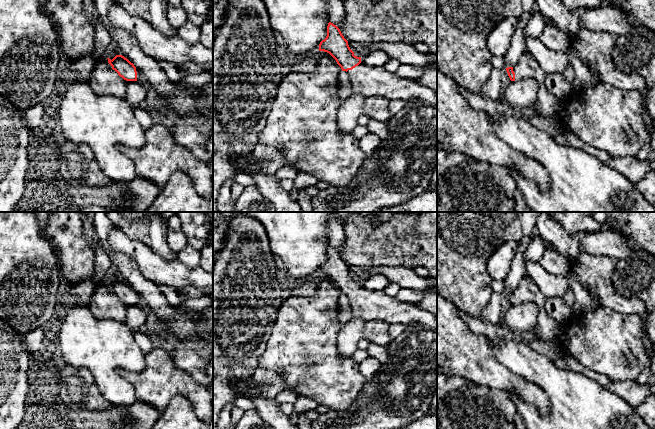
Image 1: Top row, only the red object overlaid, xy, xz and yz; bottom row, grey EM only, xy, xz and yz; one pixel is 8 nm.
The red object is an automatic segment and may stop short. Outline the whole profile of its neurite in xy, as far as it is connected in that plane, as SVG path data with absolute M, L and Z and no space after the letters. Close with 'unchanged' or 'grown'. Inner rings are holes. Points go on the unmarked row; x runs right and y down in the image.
M116 279L112 284L109 282L107 283L108 287L112 290L112 293L124 304L139 305L143 303L141 295L124 280Z; grown

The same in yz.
M525 275L518 287L506 292L511 305L535 303L539 308L538 326L540 339L560 346L562 340L563 324L551 318L545 311L546 297L532 280Z; grown

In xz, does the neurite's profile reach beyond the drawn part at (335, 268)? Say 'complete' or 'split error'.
split error

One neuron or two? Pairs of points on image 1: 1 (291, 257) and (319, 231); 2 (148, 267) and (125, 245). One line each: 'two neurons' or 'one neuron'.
1: one neuron
2: one neuron

